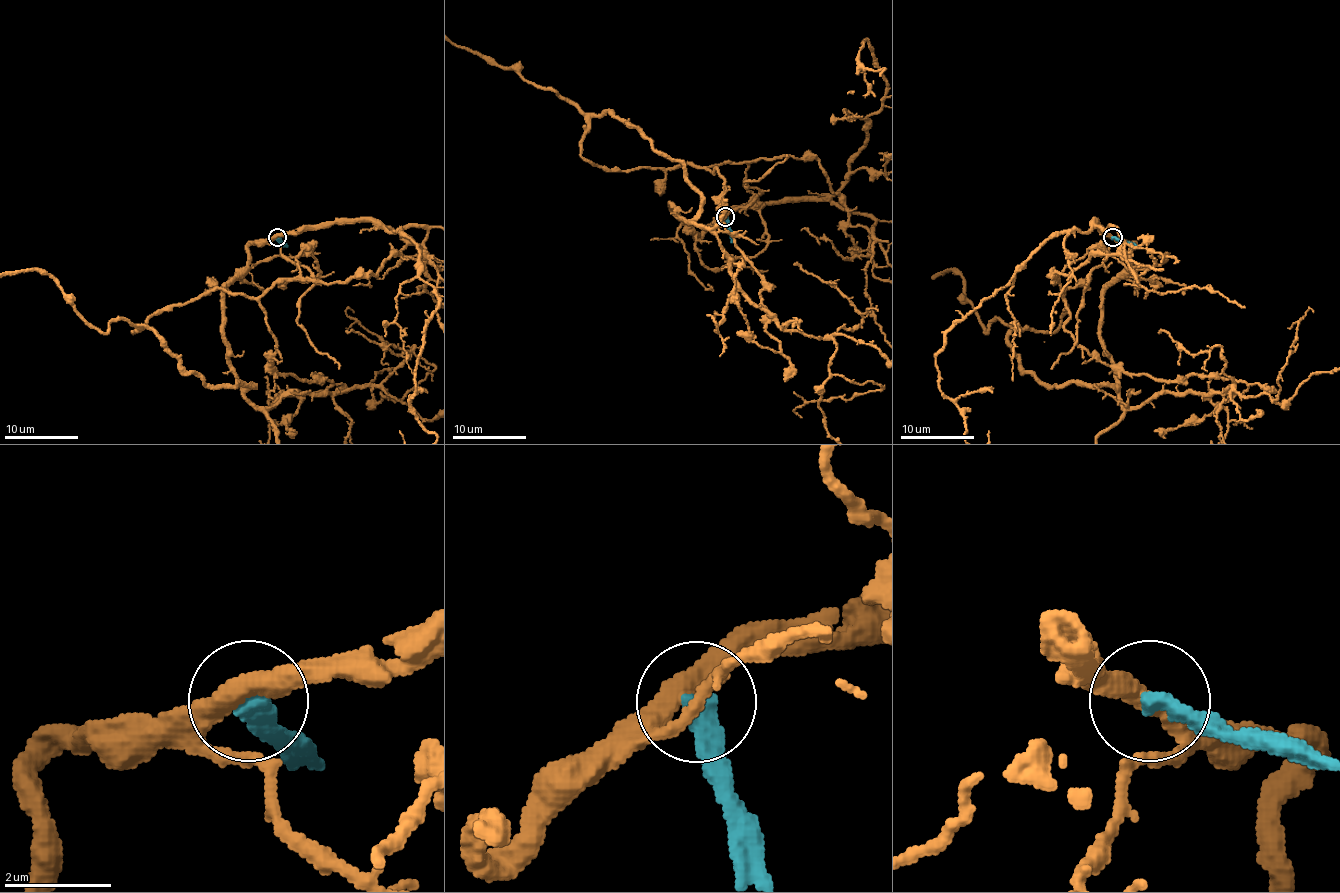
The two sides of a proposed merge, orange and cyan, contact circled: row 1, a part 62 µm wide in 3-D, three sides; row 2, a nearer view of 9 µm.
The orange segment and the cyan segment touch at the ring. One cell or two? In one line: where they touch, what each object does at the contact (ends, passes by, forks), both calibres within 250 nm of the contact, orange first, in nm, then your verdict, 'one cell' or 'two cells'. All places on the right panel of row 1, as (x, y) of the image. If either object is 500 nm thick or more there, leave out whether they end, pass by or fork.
place (1112, 237); orange passes by; cyan ends; calibres 420 and 400 nm; two cells

